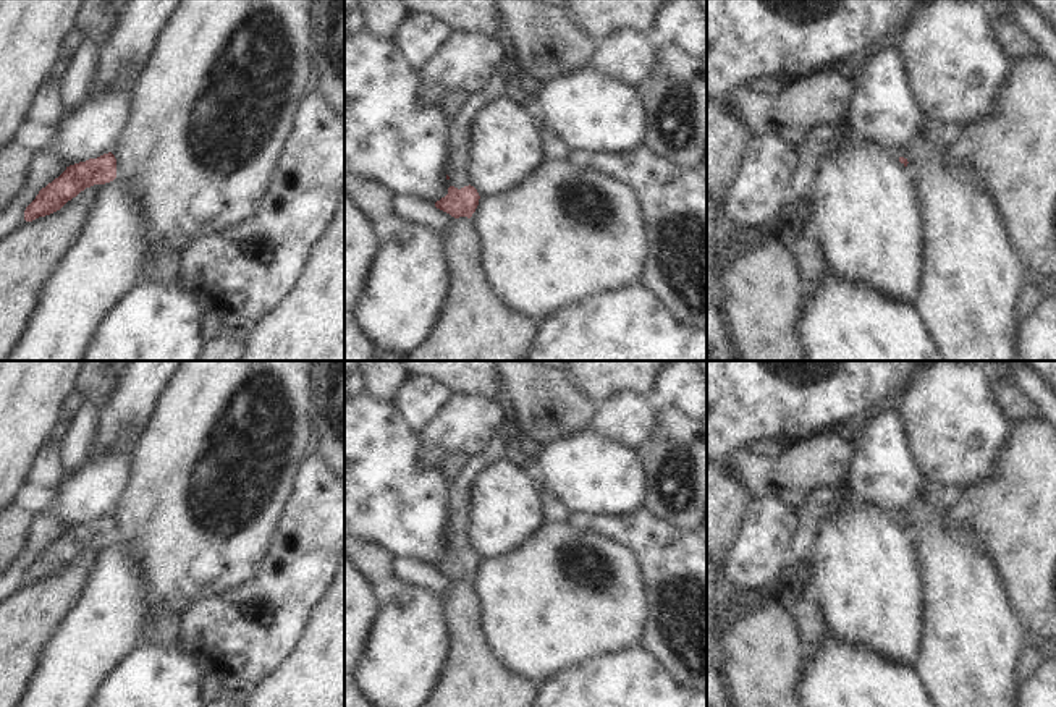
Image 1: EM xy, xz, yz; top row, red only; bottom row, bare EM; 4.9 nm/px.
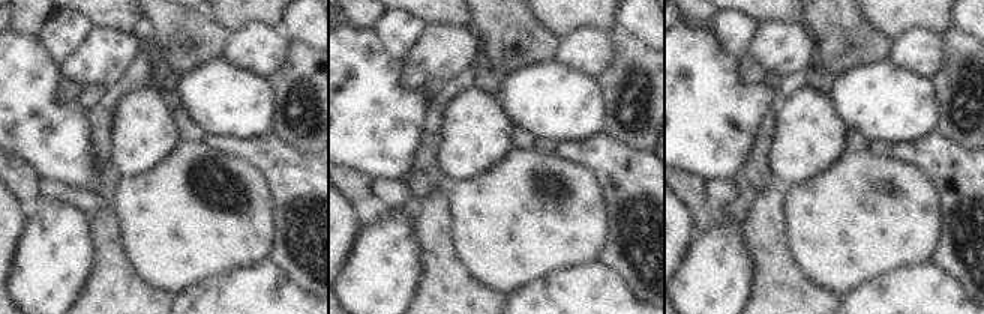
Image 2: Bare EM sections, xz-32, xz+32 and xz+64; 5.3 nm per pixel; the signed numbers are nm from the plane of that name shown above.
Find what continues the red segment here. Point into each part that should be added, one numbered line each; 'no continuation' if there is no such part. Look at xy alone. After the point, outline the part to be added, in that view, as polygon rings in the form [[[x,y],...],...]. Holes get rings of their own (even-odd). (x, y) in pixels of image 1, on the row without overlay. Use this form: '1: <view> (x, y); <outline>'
no continuation

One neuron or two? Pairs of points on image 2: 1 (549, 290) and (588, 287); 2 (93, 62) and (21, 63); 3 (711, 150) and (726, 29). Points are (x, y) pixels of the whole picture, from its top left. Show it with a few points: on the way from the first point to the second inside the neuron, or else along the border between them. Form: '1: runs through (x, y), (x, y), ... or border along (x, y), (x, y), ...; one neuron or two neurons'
1: runs through (558, 290), (579, 290); one neuron
2: border along (57, 65), (60, 78); two neurons
3: border along (711, 30), (719, 44), (738, 60); two neurons

